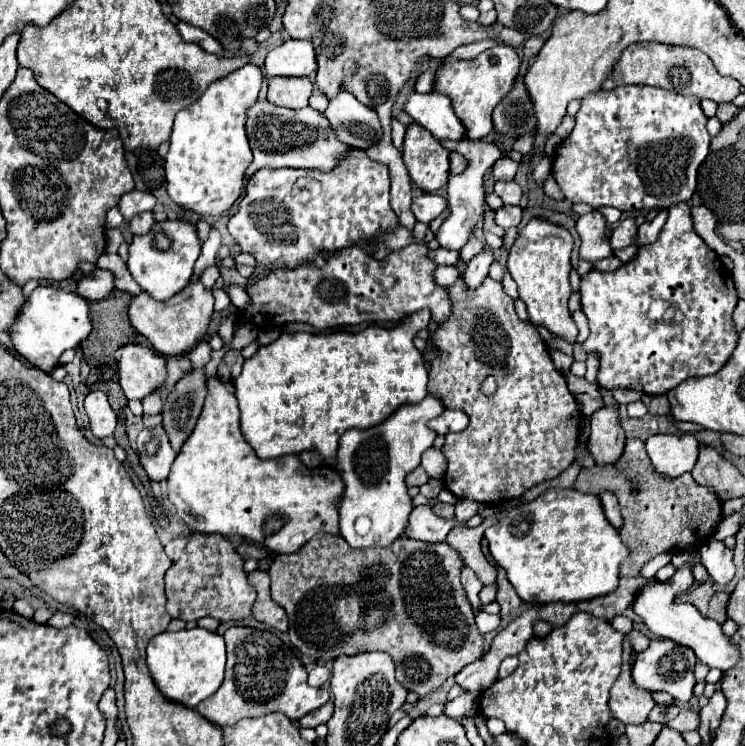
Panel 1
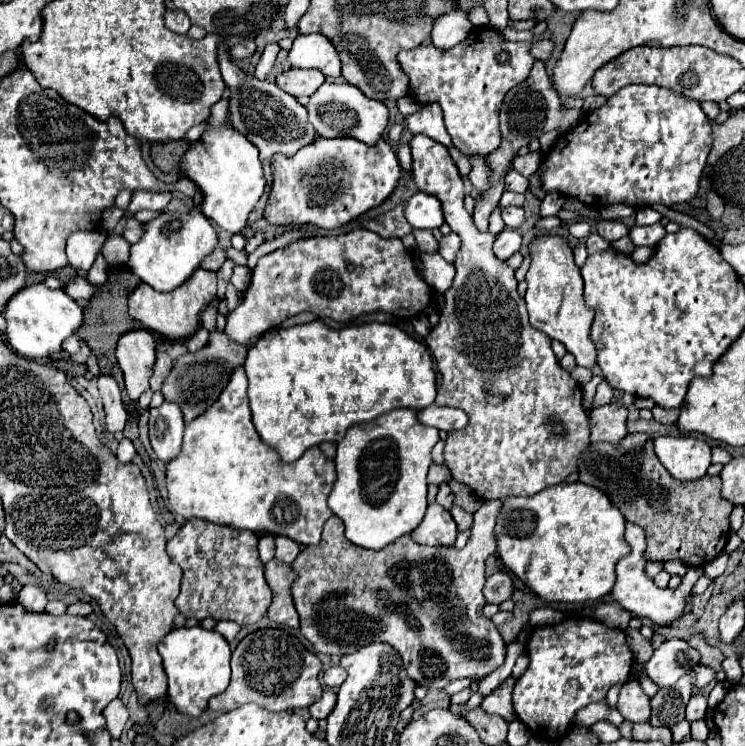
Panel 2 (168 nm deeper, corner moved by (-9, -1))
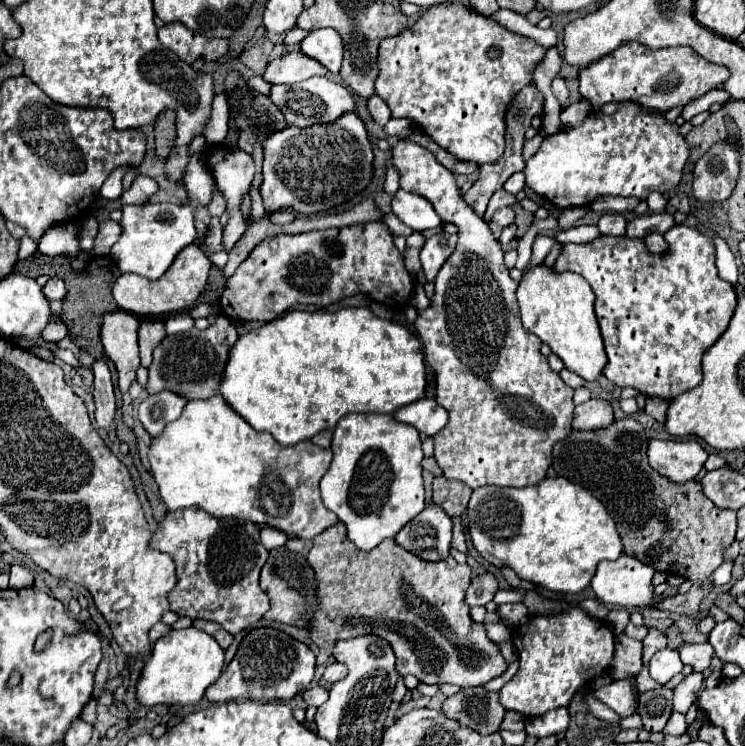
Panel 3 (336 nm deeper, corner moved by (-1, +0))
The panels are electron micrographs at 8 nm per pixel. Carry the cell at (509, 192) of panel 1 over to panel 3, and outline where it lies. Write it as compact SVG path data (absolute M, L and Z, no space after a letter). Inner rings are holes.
M517 172L517 174L509 176L509 180L503 184L503 188L505 188L509 194L521 192L523 186L525 186L525 176L523 176L523 172Z

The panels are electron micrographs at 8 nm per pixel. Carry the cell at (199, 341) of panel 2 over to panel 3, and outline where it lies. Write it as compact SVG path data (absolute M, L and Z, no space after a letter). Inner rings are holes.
M181 312L181 314L175 314L171 318L167 318L165 322L165 328L169 334L179 334L179 332L187 332L193 328L193 318L187 314L187 312Z

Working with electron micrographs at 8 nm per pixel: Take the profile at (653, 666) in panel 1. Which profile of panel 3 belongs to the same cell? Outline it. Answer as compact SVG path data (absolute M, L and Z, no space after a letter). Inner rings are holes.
M661 648L653 654L653 658L649 660L649 672L651 678L659 684L667 684L675 674L679 674L683 670L683 664L679 660L679 652L671 650L671 648Z

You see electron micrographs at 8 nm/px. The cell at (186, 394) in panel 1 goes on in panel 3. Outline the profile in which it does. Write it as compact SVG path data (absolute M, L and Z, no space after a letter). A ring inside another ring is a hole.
M219 314L217 320L205 328L191 328L181 336L167 336L153 352L153 364L149 366L147 392L171 390L181 394L185 400L205 400L219 392L223 382L225 366L229 360L229 350L237 342L235 322L225 314Z

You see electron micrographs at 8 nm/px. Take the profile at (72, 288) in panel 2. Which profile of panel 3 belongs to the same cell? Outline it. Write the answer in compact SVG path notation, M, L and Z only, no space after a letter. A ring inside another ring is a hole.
M49 278L49 282L43 286L43 294L49 300L61 300L61 298L65 298L65 294L67 294L65 282L61 278Z

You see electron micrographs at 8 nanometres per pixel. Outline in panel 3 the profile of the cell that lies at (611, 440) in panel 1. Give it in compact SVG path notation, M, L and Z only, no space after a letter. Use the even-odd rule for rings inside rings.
M591 398L585 404L579 404L575 408L575 420L573 428L575 430L601 430L609 424L613 424L613 408L607 400L601 398Z

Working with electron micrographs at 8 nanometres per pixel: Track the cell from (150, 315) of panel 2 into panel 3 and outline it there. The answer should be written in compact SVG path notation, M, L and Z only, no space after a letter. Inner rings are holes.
M189 244L185 246L185 250L181 250L181 254L177 254L173 266L159 280L147 280L137 274L119 276L117 282L113 284L113 298L121 310L135 316L159 318L179 310L189 310L207 284L209 268L211 268L211 260L203 254L203 250L195 244Z

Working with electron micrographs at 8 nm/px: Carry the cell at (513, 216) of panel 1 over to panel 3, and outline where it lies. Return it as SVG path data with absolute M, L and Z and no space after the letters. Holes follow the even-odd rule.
M511 206L501 208L493 214L493 222L499 224L499 226L509 226L509 224L513 224L513 220L515 220L515 212L513 212Z

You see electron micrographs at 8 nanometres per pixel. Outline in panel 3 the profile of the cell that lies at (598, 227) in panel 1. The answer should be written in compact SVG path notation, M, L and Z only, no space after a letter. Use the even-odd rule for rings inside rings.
M603 214L599 218L597 228L601 230L601 234L609 234L609 236L623 236L625 234L625 218L621 214Z

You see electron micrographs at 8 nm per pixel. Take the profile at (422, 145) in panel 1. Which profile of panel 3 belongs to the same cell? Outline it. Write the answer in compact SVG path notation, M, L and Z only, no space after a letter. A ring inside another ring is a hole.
M399 140L393 146L393 164L401 172L403 190L425 196L441 222L451 222L459 228L457 248L435 278L431 306L419 312L415 320L415 330L425 348L425 360L435 370L435 400L449 412L447 426L433 436L435 460L445 478L459 480L473 490L487 484L531 486L541 482L547 478L553 446L573 430L573 388L549 368L547 358L541 354L541 340L523 330L515 298L517 282L511 280L503 264L501 244L495 240L489 224L465 204L455 176L445 170L429 150L411 140Z

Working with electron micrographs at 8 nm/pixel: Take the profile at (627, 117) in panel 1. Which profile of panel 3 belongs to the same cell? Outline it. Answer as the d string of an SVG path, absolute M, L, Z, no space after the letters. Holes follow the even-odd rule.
M621 102L615 114L591 112L583 124L575 128L563 128L553 136L547 136L535 156L527 160L523 170L527 186L545 198L549 198L557 208L569 206L591 206L599 196L635 196L647 200L651 192L671 192L679 186L683 176L683 166L689 158L689 144L685 136L679 134L679 126L669 122L665 114L647 112L641 104Z

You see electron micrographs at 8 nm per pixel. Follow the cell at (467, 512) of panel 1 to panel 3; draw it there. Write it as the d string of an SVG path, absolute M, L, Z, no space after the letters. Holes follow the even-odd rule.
M431 504L397 534L397 544L423 560L443 560L451 546L451 518L441 506Z

